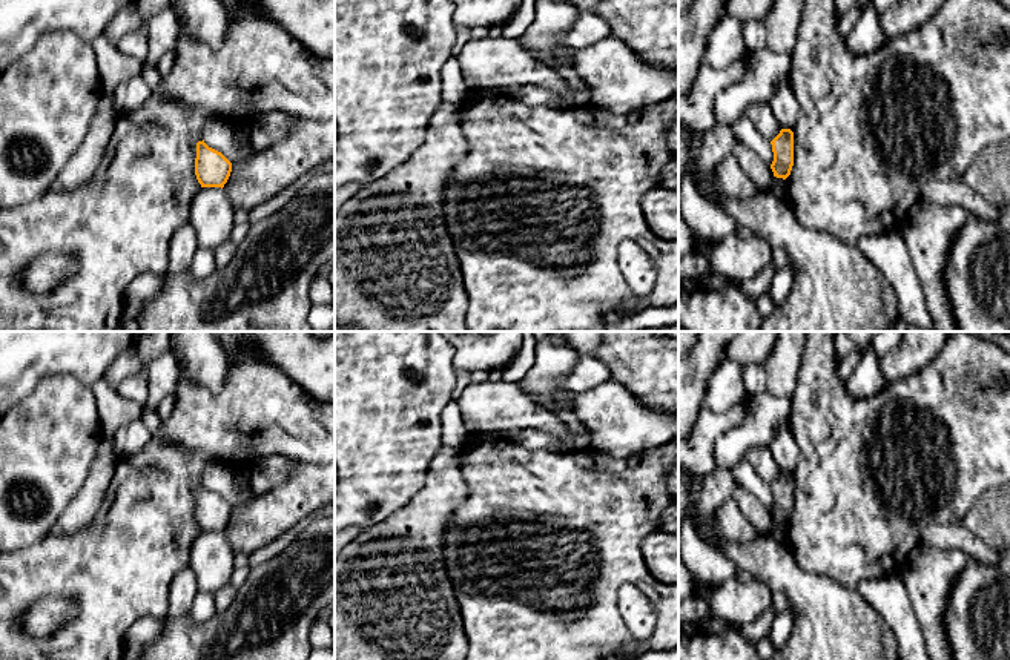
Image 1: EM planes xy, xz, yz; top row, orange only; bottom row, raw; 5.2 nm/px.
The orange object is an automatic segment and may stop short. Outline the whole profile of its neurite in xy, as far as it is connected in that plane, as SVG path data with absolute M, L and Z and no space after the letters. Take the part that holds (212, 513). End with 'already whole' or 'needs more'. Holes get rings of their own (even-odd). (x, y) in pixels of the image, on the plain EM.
M204 483L196 487L195 519L201 531L224 531L232 516L232 507Z; already whole

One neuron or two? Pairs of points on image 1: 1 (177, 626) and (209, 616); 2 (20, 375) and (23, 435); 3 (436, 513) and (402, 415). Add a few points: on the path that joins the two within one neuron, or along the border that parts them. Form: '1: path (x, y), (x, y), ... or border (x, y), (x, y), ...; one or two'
1: border (198, 588), (191, 617), (212, 625); two
2: border (49, 376), (45, 376), (16, 404); two
3: border (430, 467), (425, 482), (401, 507); two

